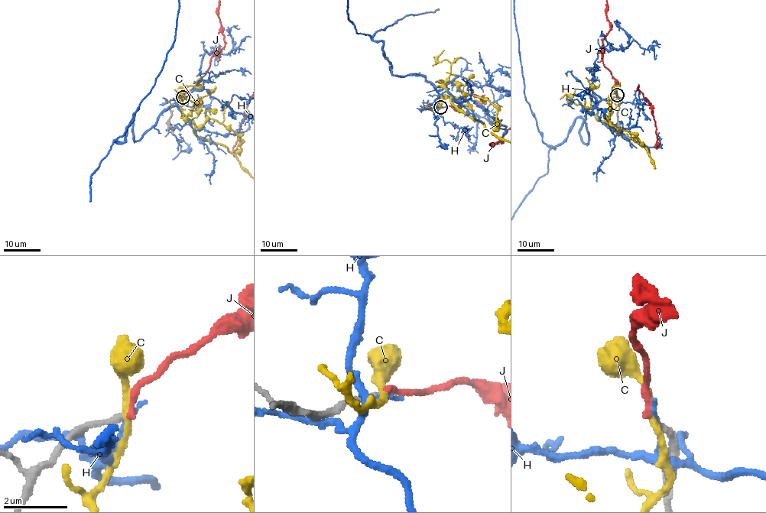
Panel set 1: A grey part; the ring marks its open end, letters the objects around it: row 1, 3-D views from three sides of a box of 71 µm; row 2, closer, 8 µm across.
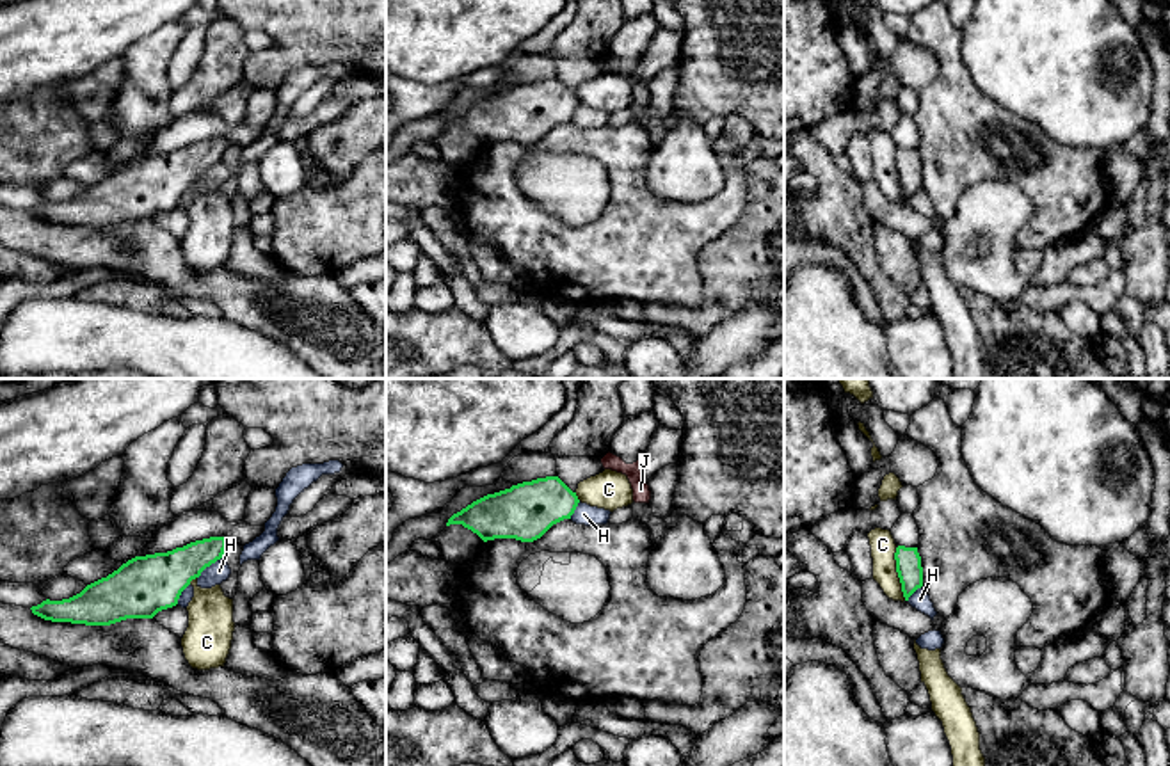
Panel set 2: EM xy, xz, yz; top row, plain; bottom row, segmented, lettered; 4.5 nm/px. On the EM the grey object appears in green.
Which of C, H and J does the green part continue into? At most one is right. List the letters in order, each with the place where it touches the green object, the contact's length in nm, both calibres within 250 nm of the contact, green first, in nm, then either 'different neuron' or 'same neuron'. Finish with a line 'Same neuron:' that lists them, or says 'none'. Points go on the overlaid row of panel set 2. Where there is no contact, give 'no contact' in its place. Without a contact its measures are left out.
C: yz (898, 574) | 240 nm | 120/110 nm | different neuron
H: xy (208, 566) | 150 nm | 240/90 nm | different neuron
J: no contact | same neuron
Same neuron: J

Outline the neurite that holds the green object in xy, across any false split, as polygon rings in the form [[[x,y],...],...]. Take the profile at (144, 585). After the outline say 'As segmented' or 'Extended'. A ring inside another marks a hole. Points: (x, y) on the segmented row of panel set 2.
[[[210,537],[167,553],[135,556],[117,571],[62,601],[43,601],[32,613],[52,622],[110,626],[126,618],[153,618],[178,604],[192,579],[222,558],[228,542]]]. As segmented

